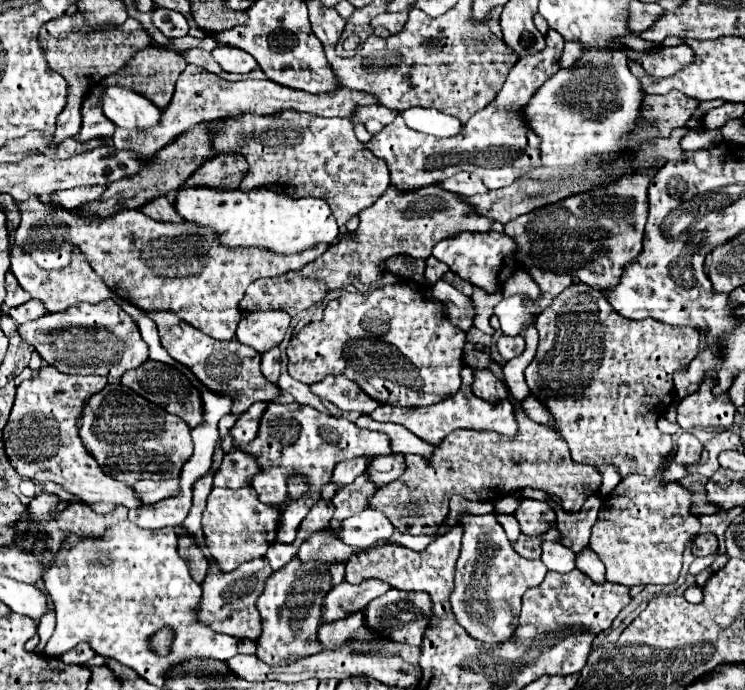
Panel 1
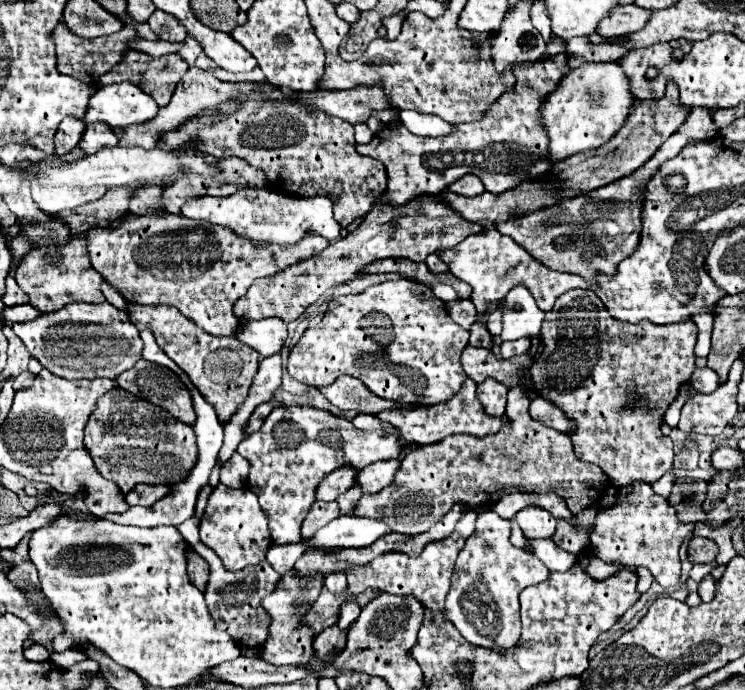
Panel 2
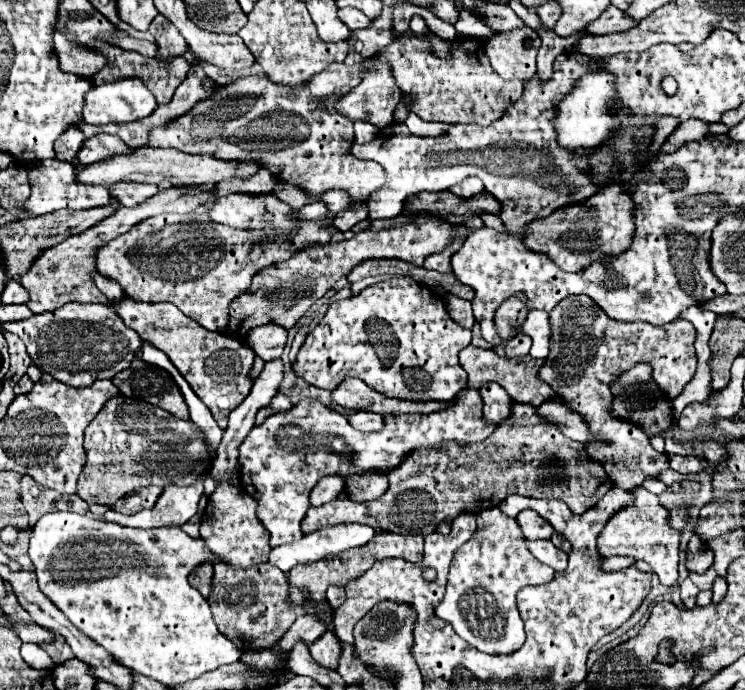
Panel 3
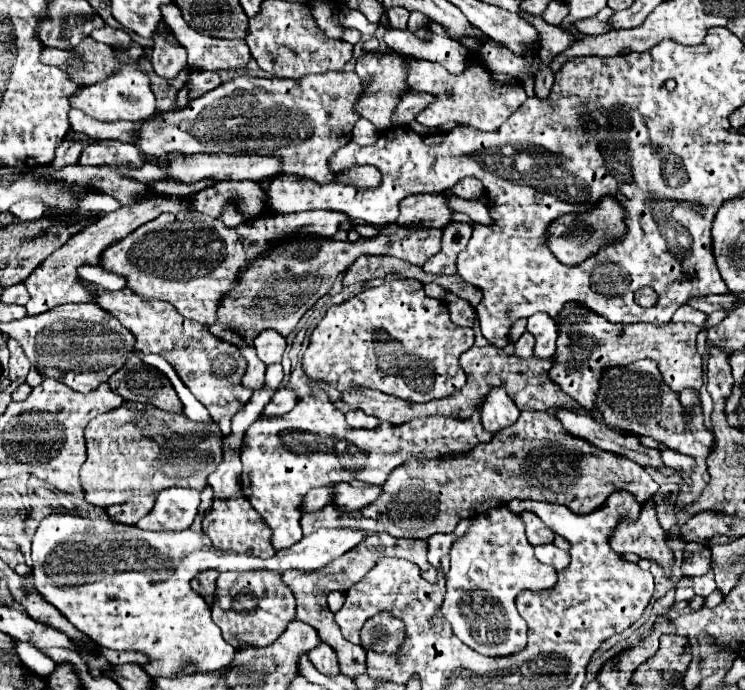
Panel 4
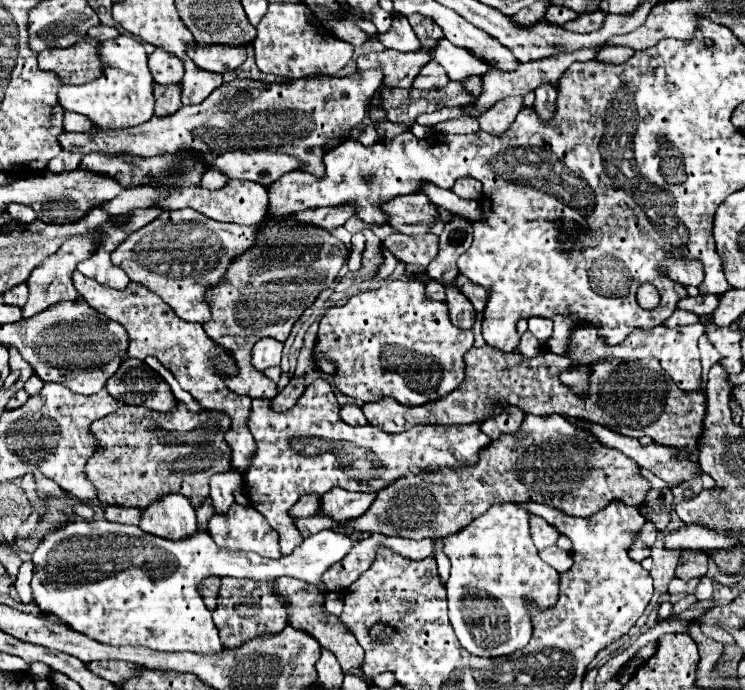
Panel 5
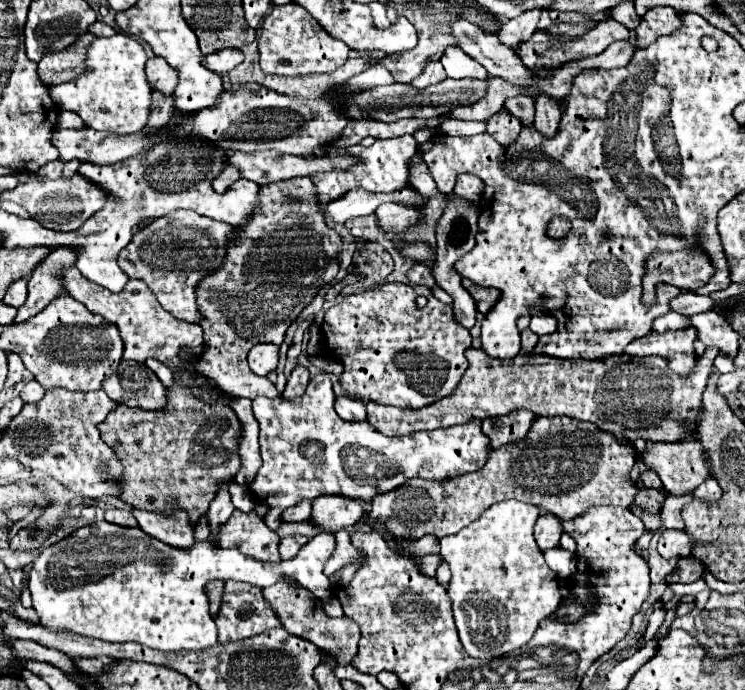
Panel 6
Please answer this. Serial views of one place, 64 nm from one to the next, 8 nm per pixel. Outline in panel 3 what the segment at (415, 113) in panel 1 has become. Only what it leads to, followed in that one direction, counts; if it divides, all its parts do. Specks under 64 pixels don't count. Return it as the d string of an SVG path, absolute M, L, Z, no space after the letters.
M408 114L408 118L406 118L406 126L410 128L410 132L412 134L416 134L416 136L442 136L444 134L444 128L446 128L446 124L436 124L436 122L422 122L416 114Z

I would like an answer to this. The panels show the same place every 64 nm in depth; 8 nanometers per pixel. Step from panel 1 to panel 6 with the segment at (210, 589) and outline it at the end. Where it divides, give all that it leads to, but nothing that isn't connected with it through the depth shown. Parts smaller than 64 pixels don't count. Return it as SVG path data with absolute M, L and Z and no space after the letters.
M230 580L224 586L224 600L222 600L220 614L216 616L216 626L218 626L220 642L226 644L226 642L244 640L244 638L254 636L258 632L264 632L268 628L276 628L276 626L280 626L280 620L272 612L270 604L264 600L260 588L246 584L246 582L232 582Z

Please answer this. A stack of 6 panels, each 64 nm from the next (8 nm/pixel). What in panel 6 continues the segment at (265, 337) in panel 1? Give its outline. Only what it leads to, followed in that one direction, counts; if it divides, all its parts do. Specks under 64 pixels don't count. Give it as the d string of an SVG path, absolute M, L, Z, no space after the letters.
M256 344L248 354L248 364L254 374L266 376L278 366L278 346L274 344Z

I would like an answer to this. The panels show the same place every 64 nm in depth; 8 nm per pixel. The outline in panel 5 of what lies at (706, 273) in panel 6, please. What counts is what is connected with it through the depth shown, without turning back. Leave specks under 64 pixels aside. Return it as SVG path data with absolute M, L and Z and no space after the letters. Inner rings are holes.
M666 258L660 264L660 272L682 286L700 286L704 280L704 268L698 260ZM643 284L636 293L636 299L640 307L651 310L659 304L659 293L652 284Z

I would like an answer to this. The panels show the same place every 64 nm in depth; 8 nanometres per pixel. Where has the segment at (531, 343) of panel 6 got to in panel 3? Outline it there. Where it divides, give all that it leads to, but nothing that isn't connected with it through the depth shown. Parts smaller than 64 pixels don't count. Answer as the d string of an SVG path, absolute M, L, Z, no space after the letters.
M518 334L514 340L510 340L506 344L506 356L508 358L516 358L516 356L526 356L530 352L530 336L524 336L524 334Z

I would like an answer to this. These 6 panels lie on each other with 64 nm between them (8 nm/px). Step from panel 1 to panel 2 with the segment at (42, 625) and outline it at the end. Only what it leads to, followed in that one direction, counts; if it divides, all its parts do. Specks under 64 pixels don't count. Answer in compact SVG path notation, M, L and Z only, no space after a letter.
M38 644L25 649L24 656L26 659L35 662L48 661L50 659L50 653L48 650L44 646Z

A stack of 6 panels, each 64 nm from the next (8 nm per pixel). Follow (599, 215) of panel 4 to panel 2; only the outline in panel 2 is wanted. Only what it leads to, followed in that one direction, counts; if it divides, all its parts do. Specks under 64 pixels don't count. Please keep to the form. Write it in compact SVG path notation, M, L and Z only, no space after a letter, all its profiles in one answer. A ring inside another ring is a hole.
M694 108L686 122L674 132L660 148L658 152L634 174L620 178L608 186L602 186L598 190L586 192L576 198L566 198L554 206L542 208L532 212L530 216L524 216L520 220L506 220L506 222L494 222L496 230L504 236L510 236L516 240L526 252L530 252L536 260L546 264L552 270L578 274L586 280L594 280L600 274L614 276L618 264L630 256L640 240L640 214L642 214L642 192L646 188L646 180L658 170L658 166L664 160L674 158L688 142L692 140L710 140L718 134L716 124L712 122L710 114L702 108ZM576 214L602 214L600 220L586 222L586 226L576 226Z

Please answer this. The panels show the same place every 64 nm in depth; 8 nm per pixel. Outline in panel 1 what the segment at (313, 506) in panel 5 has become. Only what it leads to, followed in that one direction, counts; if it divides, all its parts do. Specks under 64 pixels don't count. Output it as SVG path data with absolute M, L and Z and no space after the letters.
M352 458L352 460L346 460L346 462L340 462L336 468L334 468L334 474L332 474L332 480L320 490L320 496L324 500L332 500L334 498L334 492L346 484L350 484L356 476L360 476L366 468L368 468L370 460L360 460L360 458Z

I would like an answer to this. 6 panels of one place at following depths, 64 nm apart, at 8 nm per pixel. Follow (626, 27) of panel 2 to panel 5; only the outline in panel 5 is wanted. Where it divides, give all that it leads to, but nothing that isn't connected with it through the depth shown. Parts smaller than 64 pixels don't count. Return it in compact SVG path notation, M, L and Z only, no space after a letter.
M602 10L600 12L592 12L592 14L584 14L578 20L562 24L562 28L572 30L572 32L592 32L592 30L598 30L602 26L604 16L606 16L606 12L602 12Z

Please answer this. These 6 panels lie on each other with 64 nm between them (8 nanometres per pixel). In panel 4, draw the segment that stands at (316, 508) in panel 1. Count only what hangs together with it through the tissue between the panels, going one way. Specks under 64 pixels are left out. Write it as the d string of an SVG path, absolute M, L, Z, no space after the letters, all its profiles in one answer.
M522 412L518 422L510 428L500 430L492 436L490 442L478 444L466 456L456 458L440 458L440 460L408 460L404 466L392 470L388 482L382 486L382 496L374 500L370 506L362 508L356 514L346 514L336 510L336 506L328 504L314 514L302 514L300 526L304 534L312 534L318 528L358 528L364 532L388 532L396 538L430 538L432 534L450 534L462 518L474 518L478 512L486 512L496 504L508 504L510 500L542 500L552 504L562 504L570 508L574 514L590 514L598 510L610 492L630 492L640 504L644 504L656 490L658 484L650 478L650 474L638 466L636 462L594 448L594 444L586 444L586 440L578 440L570 436L558 416L552 412Z

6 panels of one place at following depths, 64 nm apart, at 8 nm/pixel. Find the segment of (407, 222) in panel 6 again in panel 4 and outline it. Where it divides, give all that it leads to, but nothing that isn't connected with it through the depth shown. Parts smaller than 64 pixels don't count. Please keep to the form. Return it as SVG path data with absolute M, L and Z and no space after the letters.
M442 194L406 196L398 208L400 216L394 224L402 228L444 228L454 216Z

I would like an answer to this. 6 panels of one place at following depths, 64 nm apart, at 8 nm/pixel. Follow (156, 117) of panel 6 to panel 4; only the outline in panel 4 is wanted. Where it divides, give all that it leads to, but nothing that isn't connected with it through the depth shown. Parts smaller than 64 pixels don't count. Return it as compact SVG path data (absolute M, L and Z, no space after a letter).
M144 58L142 60L142 68L150 74L150 80L152 80L152 92L156 96L156 102L158 102L158 110L160 112L168 112L168 110L174 110L176 108L176 96L178 92L182 90L184 82L186 82L186 72L180 72L174 80L164 80L160 76L154 74L152 66L150 66L150 60Z

